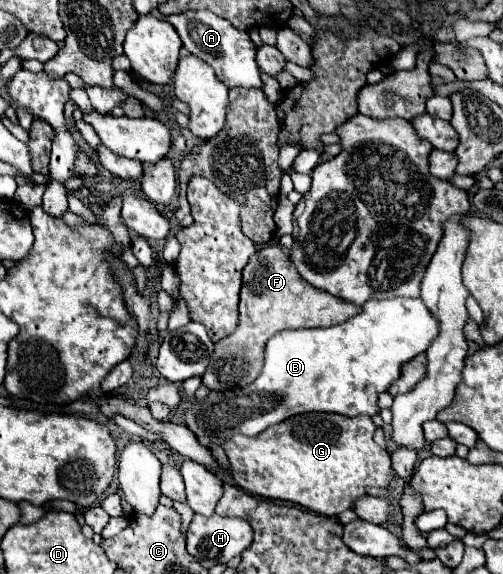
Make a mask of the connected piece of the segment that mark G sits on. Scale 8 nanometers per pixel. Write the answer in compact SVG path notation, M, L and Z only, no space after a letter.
M299 414L293 416L273 428L267 428L255 438L235 434L231 440L223 444L225 454L231 460L231 474L235 484L247 494L269 498L269 500L285 500L291 504L299 504L311 512L321 516L335 518L343 510L349 510L359 496L365 496L365 486L387 488L391 482L391 460L387 450L373 442L375 424L369 416L341 416L341 414Z

